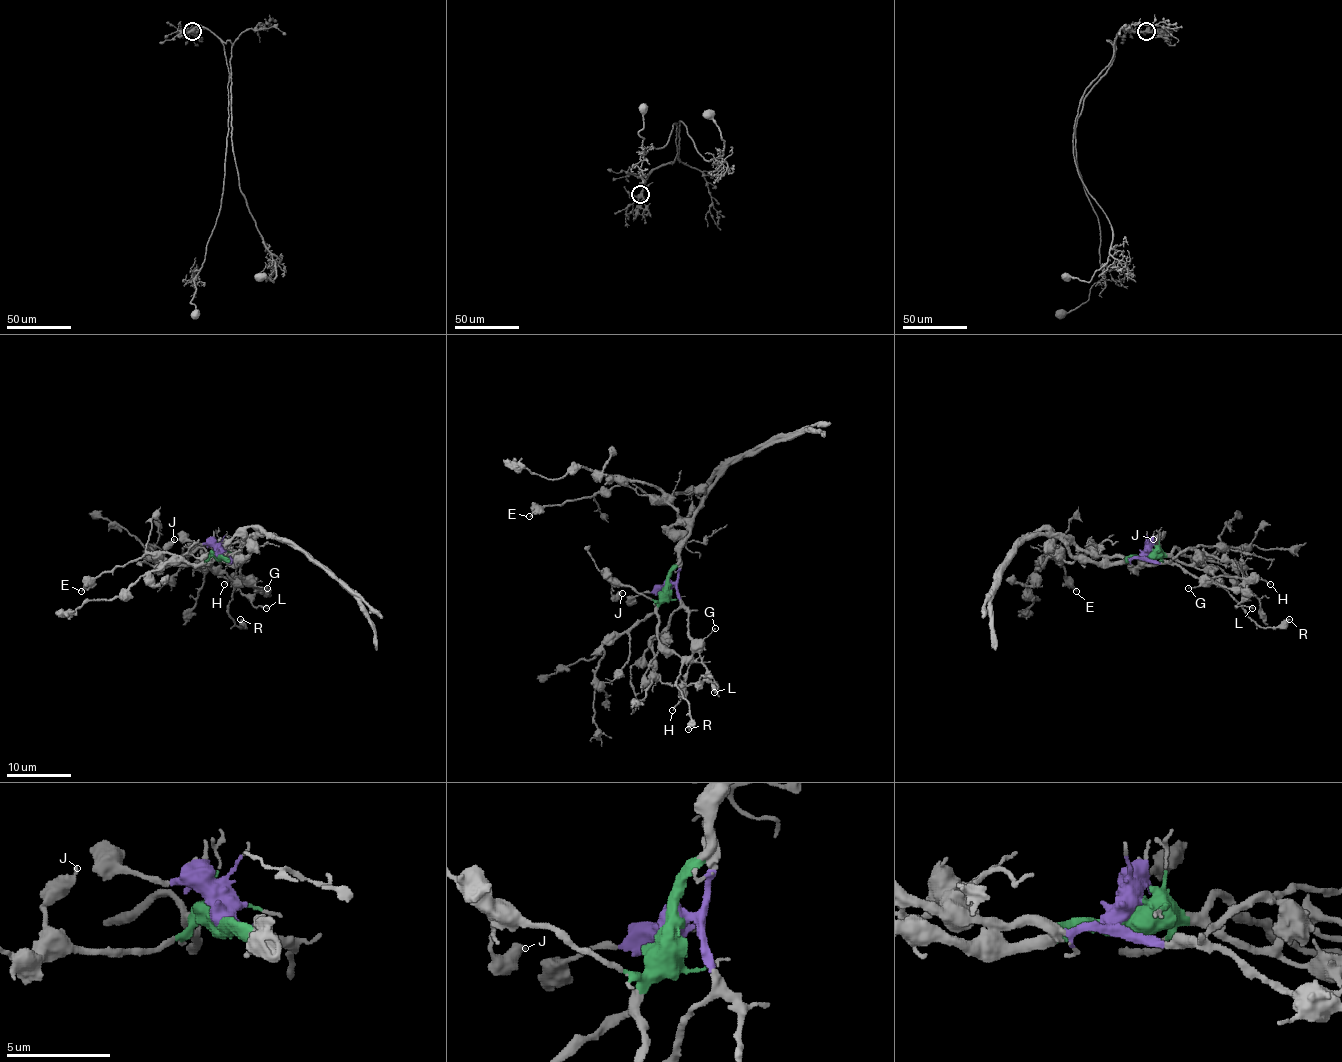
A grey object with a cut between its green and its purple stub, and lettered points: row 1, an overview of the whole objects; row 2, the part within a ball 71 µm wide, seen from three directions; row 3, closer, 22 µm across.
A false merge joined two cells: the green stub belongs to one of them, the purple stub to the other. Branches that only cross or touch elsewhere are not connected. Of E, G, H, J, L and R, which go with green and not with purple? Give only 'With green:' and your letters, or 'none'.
With green: E, J, L, R

